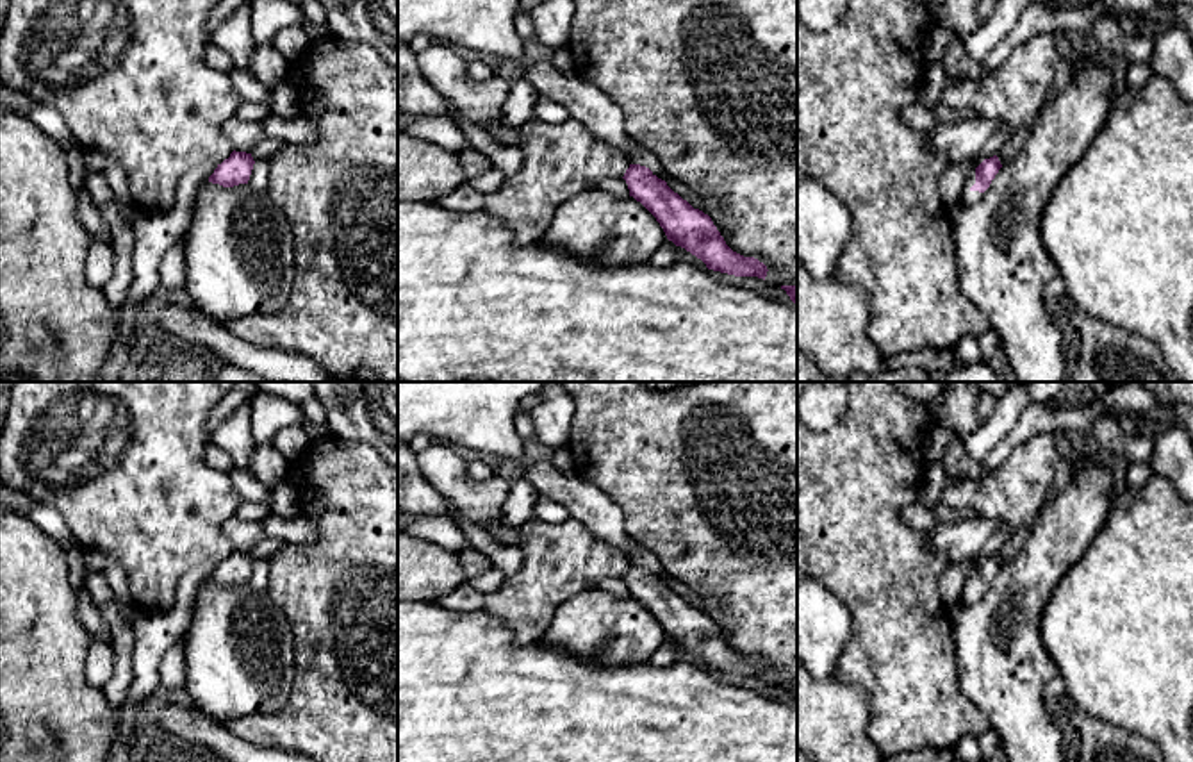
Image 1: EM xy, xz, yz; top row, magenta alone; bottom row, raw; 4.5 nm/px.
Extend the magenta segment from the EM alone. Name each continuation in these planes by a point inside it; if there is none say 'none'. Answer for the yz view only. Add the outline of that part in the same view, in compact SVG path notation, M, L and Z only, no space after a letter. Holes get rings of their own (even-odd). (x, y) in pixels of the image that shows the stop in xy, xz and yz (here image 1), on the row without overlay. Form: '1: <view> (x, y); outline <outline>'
1: yz (969, 596); outline M972 573L968 576L968 580L965 582L965 587L961 589L961 601L963 605L974 605L977 603L984 592L979 592L979 591L972 591L970 587L975 584L975 573Z

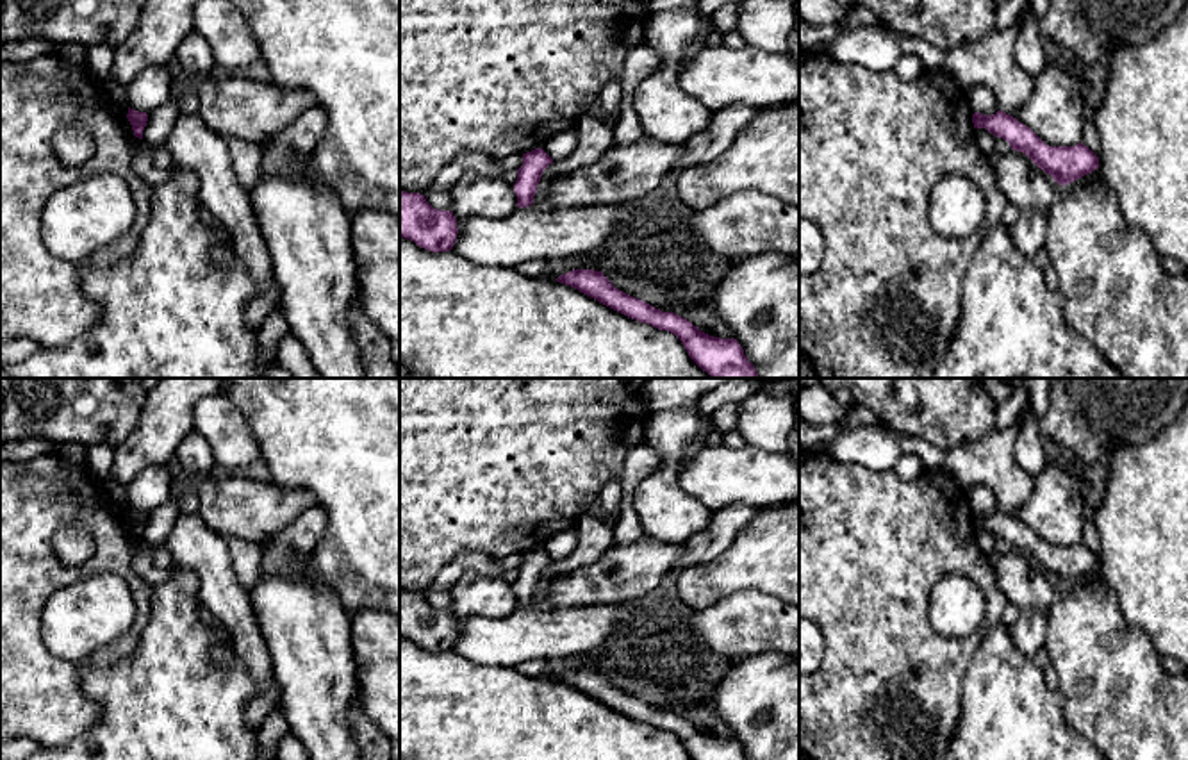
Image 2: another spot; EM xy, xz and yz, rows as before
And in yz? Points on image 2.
none

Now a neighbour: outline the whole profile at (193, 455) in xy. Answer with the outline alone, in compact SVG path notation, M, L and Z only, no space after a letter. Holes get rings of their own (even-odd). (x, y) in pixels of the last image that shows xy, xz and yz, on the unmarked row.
M191 430L178 444L175 460L180 475L202 475L216 473L212 450L207 441L196 430Z

